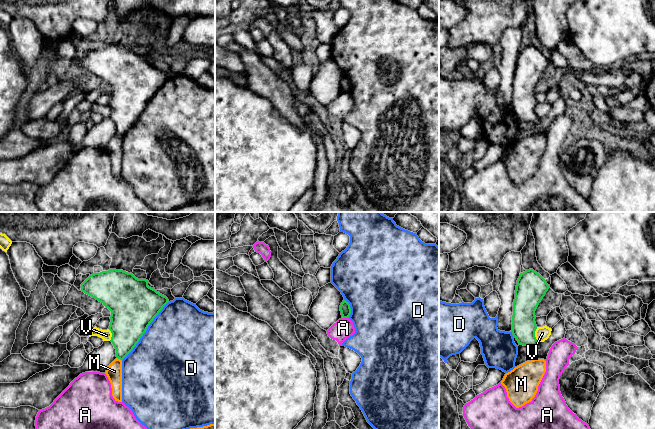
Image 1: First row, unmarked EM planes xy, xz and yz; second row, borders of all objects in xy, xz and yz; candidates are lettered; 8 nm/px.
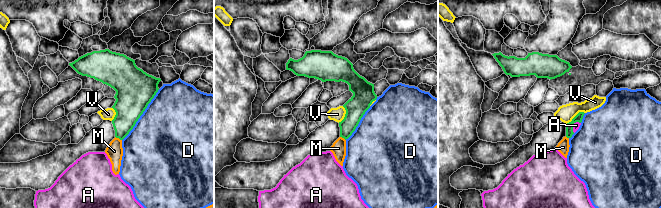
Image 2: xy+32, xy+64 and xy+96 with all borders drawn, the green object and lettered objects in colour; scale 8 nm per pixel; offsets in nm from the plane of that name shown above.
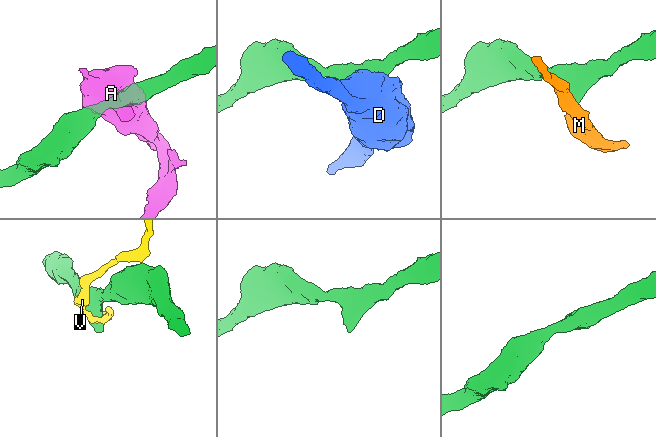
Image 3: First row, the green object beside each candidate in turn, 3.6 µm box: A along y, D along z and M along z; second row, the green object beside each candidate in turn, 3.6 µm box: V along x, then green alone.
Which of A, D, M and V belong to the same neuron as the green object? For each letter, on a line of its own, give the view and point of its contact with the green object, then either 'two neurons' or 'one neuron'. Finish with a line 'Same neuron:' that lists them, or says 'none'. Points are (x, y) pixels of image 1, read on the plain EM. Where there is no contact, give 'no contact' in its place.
A: meets green in xz at (346, 93); two neurons
D: meets green in xy at (145, 107); two neurons
M: meets green in xy at (119, 134); two neurons
V: meets green in yz at (534, 110); two neurons
Same neuron: none

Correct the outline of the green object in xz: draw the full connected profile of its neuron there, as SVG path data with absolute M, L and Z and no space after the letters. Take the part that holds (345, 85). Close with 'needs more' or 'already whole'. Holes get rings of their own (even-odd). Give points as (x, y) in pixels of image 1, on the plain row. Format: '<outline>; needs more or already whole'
M343 76L343 78L341 79L340 87L343 94L349 94L351 90L351 84L350 80L346 76Z; already whole

